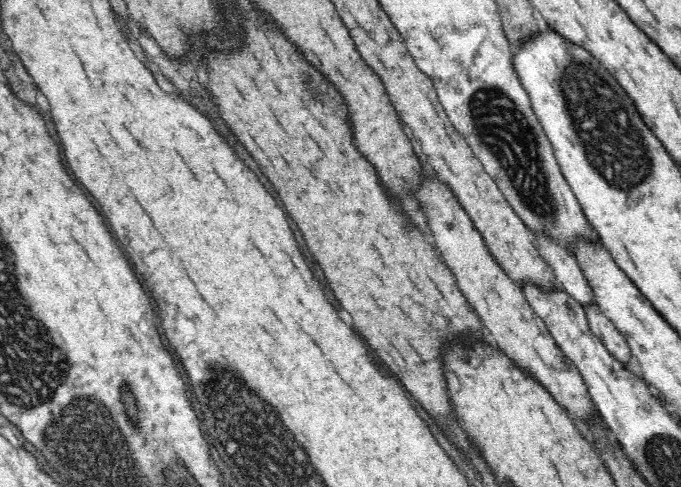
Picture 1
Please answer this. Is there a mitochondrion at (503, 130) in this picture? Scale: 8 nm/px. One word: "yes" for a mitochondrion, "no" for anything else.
yes

